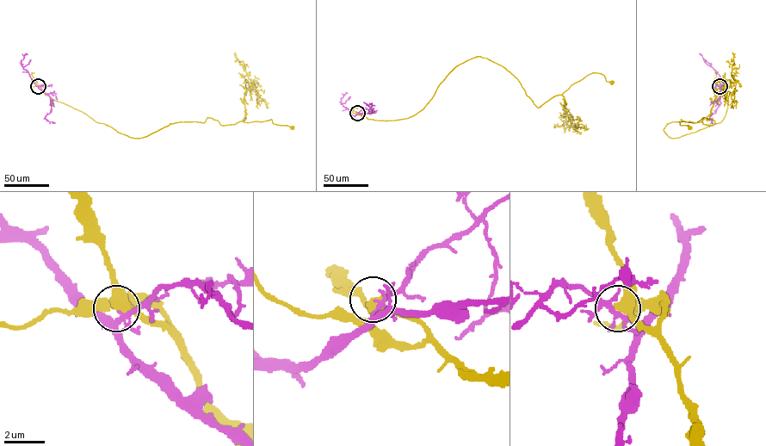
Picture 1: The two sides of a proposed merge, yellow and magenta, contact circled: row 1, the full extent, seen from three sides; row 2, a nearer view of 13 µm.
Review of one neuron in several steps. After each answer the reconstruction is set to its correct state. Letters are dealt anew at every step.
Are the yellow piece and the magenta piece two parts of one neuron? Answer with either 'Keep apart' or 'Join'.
Keep apart

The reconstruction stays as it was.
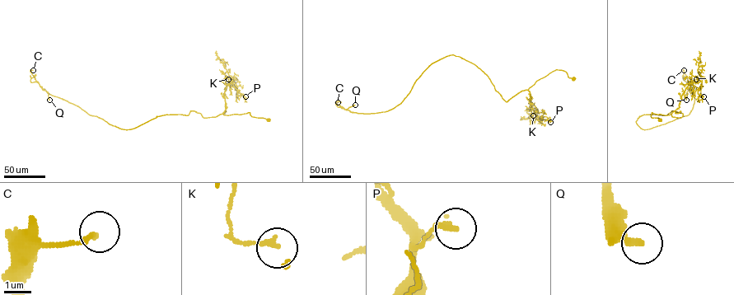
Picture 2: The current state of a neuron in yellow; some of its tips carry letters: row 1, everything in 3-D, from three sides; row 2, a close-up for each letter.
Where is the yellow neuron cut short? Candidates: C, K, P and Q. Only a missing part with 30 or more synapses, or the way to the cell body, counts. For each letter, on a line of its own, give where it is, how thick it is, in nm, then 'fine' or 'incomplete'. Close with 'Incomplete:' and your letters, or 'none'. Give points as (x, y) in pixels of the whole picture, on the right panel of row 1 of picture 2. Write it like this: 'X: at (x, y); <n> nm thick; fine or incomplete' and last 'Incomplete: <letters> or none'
C: at (684, 70); 140 nm thick; fine
K: at (696, 79); 150 nm thick; fine
P: at (703, 96); 200 nm thick; fine
Q: at (686, 100); 240 nm thick; fine
Incomplete: none

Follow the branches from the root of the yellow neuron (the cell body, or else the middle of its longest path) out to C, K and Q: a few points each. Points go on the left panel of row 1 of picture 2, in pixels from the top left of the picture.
C: (268, 119), (250, 112), (203, 118), (191, 110), (188, 115), (163, 114), (122, 129), (49, 94), (33, 70)
K: (268, 119), (252, 116), (250, 112), (222, 114), (226, 108), (223, 95), (227, 85), (226, 75), (228, 79)
Q: (268, 119), (250, 112), (203, 118), (191, 110), (187, 115), (158, 116), (124, 129), (42, 89), (49, 100)

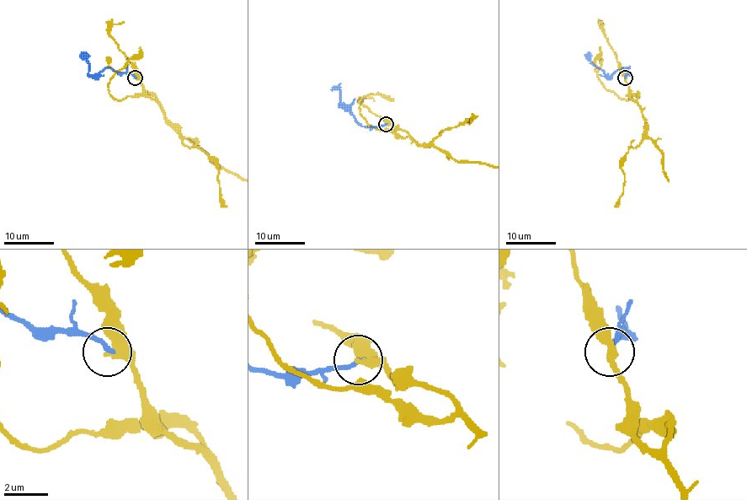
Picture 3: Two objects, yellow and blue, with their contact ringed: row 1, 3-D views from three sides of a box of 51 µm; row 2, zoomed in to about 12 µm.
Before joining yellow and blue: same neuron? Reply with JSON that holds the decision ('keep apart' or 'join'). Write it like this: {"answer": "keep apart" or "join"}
{"answer": "keep apart"}

